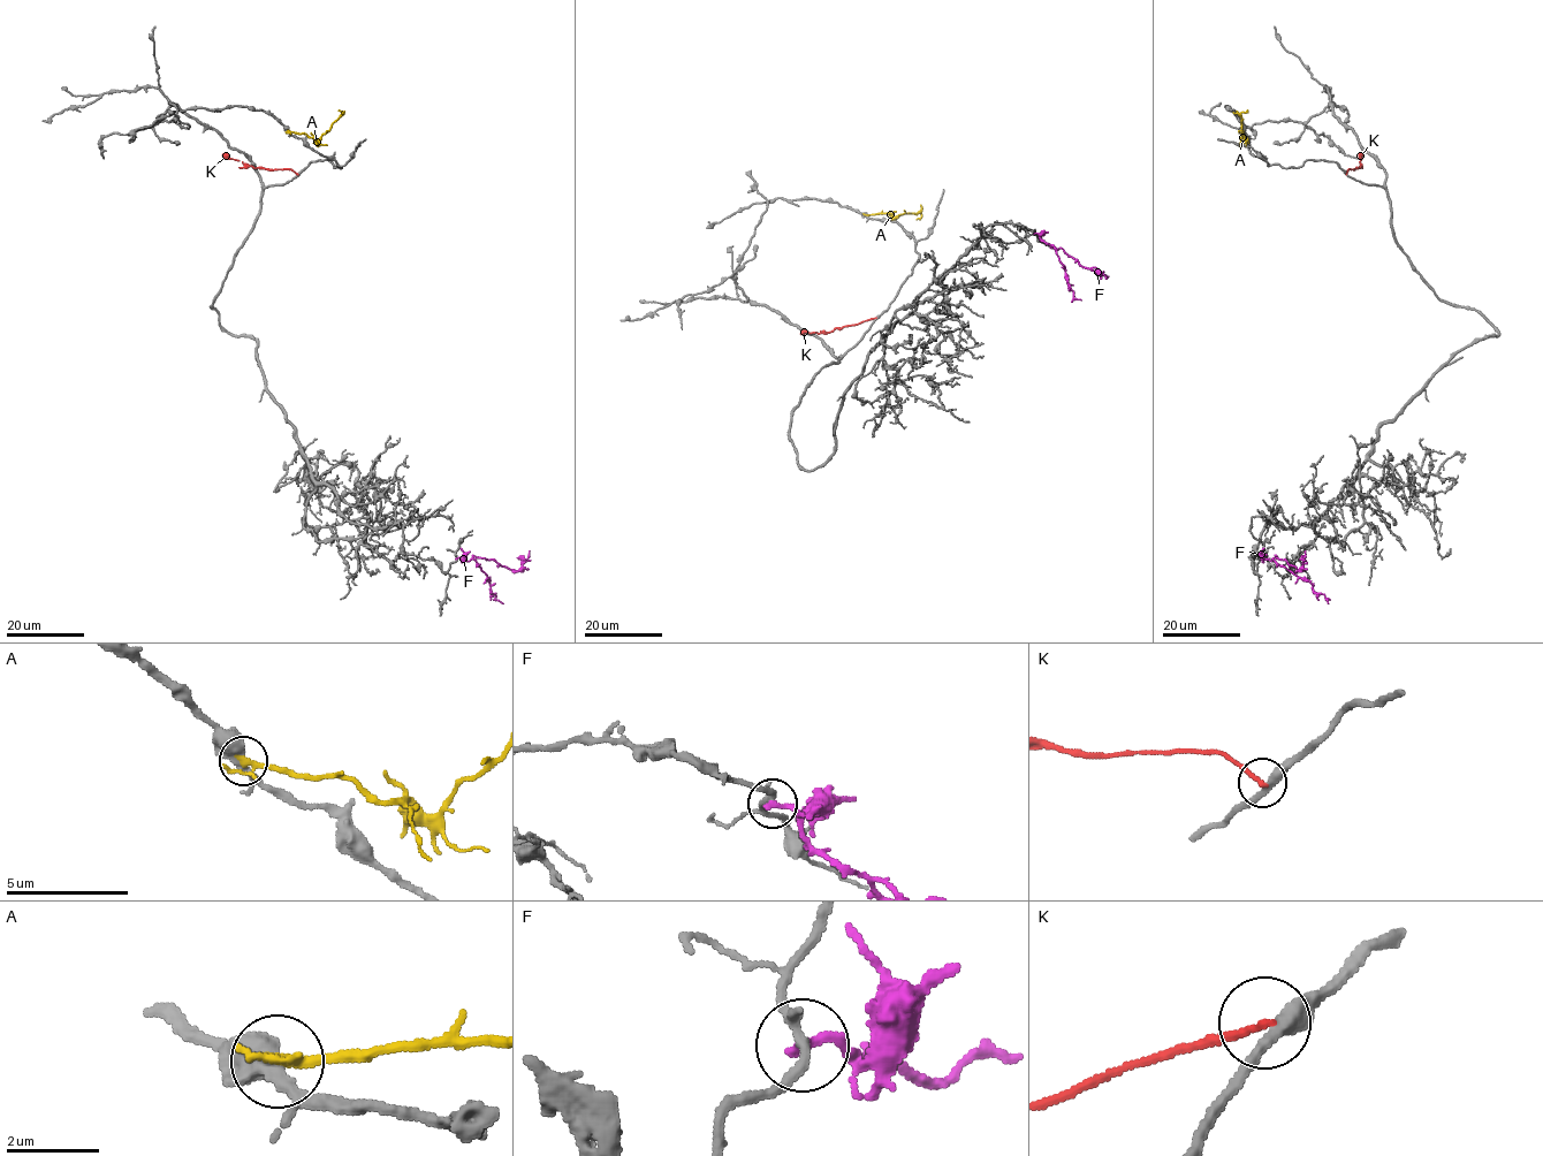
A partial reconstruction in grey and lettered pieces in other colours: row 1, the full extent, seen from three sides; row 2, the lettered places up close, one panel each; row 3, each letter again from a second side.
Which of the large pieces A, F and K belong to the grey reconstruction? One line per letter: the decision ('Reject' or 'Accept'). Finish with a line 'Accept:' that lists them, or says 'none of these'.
A: Reject
F: Reject
K: Reject
Accept: none of these

